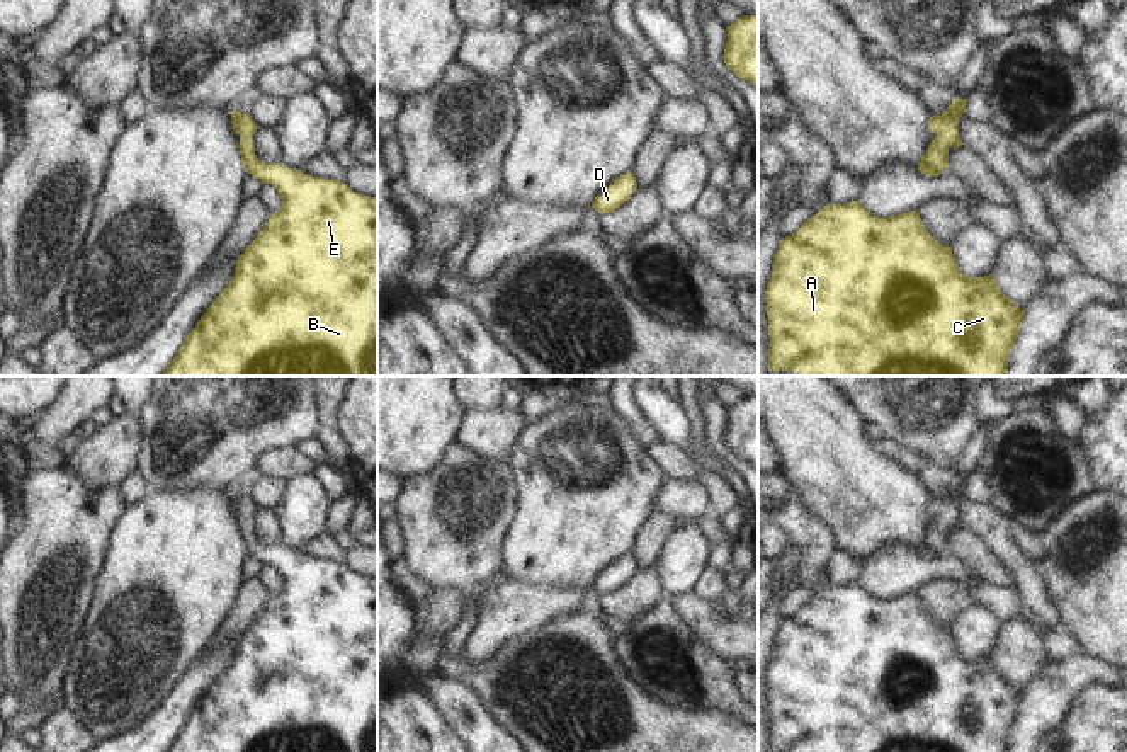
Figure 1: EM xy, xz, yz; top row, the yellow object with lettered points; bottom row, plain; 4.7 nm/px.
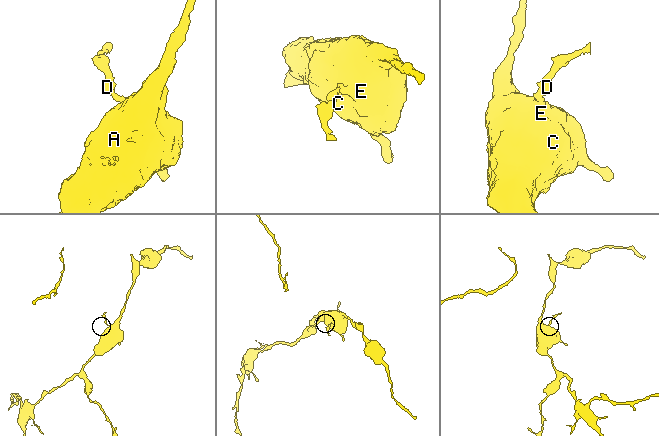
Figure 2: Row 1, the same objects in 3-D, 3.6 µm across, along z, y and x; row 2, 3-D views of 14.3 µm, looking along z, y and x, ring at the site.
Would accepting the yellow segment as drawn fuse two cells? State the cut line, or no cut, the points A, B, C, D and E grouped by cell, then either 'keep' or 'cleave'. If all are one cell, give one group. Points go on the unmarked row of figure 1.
cut none; groups A B C D E; keep

